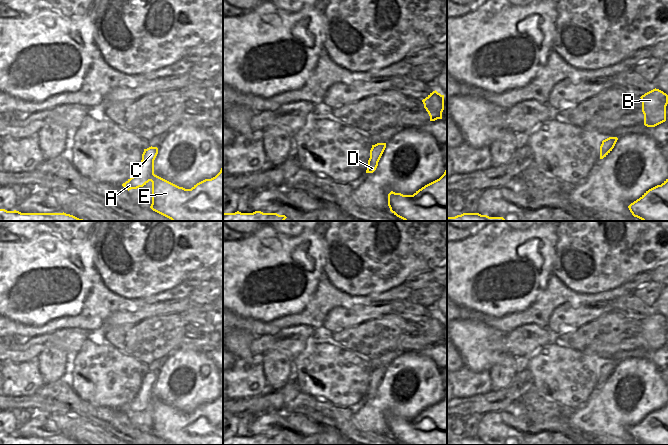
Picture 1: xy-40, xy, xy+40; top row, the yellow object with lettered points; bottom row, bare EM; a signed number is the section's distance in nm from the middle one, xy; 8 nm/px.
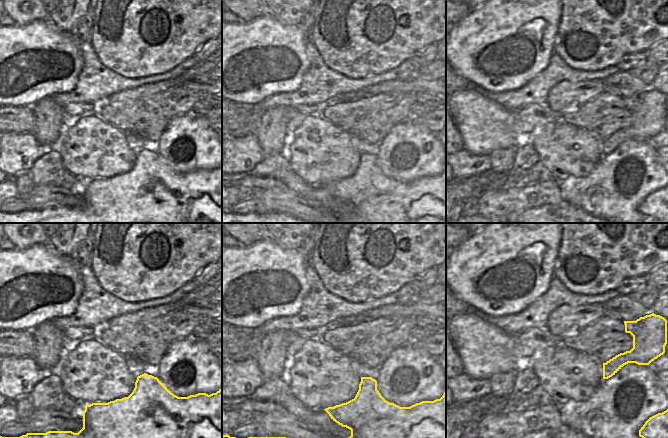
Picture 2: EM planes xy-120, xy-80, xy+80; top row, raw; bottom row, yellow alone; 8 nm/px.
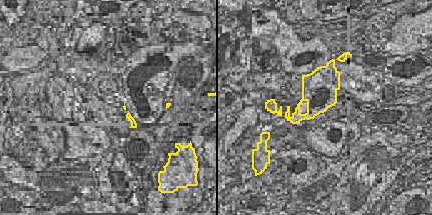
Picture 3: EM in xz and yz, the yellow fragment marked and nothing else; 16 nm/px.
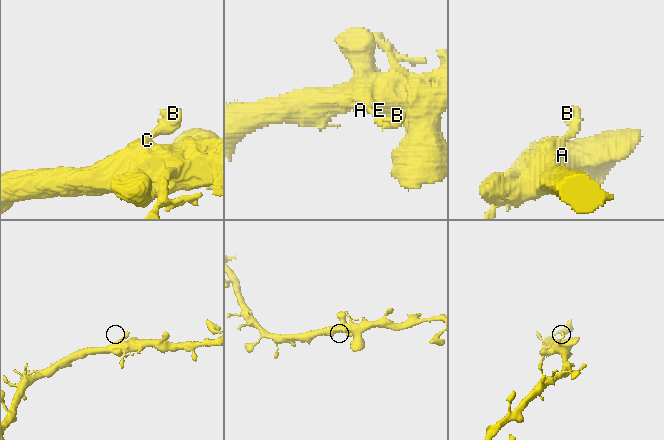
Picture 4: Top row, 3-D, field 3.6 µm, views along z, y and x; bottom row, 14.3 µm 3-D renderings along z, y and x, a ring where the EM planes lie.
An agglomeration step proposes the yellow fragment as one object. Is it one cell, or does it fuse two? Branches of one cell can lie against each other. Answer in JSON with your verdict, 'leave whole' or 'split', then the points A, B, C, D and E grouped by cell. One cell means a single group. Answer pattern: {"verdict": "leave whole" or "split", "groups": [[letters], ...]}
{"verdict": "leave whole", "groups": [["A", "B", "C", "D", "E"]]}

